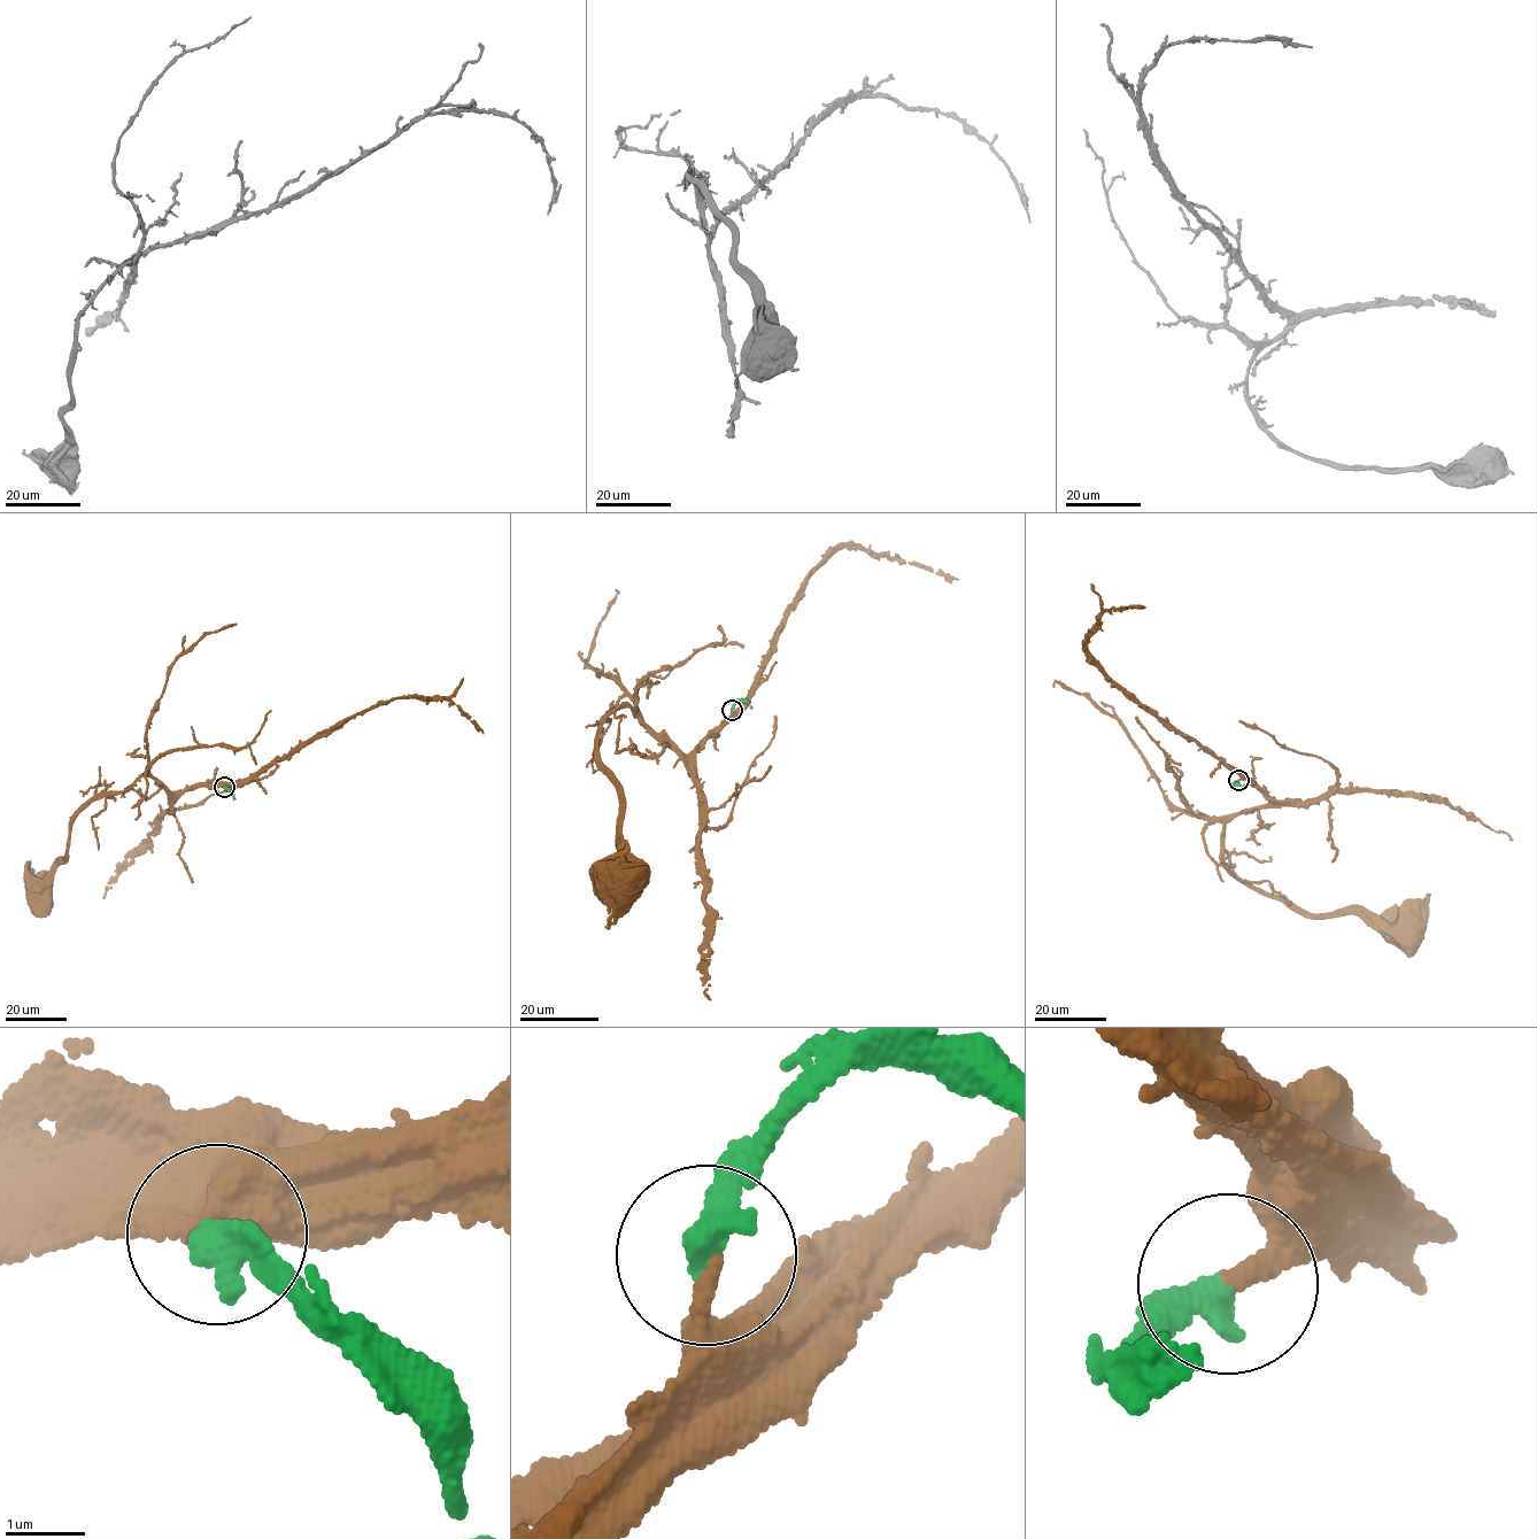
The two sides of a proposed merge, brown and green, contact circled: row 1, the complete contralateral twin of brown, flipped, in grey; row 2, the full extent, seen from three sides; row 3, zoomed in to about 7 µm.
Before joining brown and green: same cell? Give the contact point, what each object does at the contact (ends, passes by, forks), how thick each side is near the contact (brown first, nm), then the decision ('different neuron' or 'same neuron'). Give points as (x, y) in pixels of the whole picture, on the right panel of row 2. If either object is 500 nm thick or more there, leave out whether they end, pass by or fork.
(1238, 780) | brown ends | green ends | 240/400 nm | same neuron

